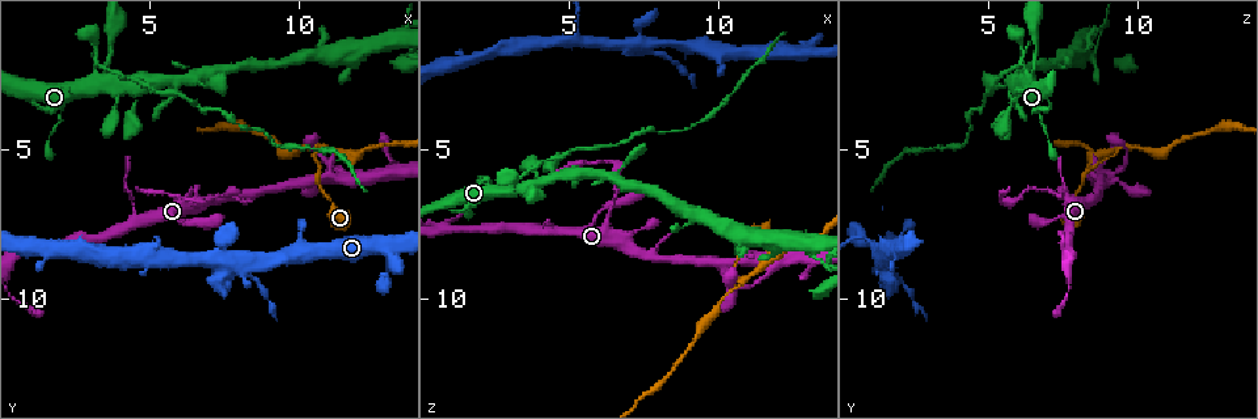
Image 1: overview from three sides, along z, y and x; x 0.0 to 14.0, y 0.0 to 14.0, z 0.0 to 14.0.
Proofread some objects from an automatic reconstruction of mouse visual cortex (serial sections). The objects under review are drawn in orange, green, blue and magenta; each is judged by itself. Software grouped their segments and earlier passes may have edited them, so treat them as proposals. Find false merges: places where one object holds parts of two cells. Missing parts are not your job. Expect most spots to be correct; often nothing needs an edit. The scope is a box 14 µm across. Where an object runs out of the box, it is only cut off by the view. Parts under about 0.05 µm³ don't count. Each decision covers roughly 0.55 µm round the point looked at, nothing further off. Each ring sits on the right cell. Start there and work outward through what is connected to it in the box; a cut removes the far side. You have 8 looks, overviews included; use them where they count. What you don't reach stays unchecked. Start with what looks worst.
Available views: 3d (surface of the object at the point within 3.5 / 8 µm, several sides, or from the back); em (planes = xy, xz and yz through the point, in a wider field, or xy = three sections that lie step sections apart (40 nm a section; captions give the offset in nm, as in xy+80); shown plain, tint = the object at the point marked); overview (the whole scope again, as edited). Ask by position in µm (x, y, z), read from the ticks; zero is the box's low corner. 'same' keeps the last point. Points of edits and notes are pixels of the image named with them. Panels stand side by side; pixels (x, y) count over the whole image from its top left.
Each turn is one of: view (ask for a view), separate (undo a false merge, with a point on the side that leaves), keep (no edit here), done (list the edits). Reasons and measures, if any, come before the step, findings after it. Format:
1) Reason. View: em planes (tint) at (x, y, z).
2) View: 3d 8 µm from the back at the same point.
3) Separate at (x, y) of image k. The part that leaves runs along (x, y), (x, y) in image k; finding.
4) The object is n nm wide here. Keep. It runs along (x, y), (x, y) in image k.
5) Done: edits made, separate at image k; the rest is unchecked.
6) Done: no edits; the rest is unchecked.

Abrupt turn. View: 3d 3.5 µm at (10.5, 5.1, 9.2).

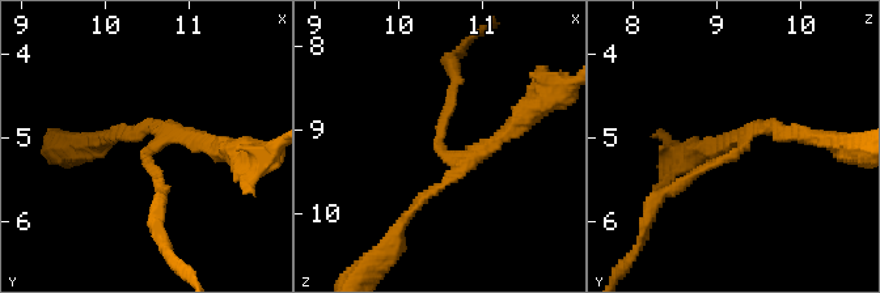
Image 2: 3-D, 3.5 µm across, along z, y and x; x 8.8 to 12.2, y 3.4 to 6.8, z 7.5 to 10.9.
3 arms meet here; the arms are 150, 150, 200 nm wide; shape alone is not enough. View: em xy step 2 (tint) at (10.60, 5.10, 9.30).

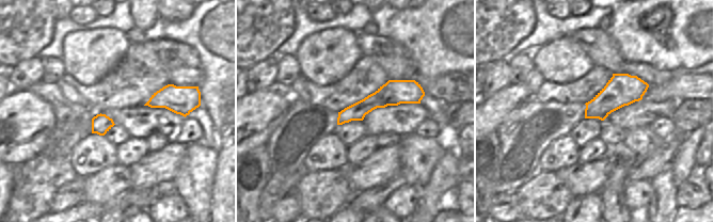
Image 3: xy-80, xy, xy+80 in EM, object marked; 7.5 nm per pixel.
Keep. One cell here.

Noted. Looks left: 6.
Sharp bend. View: 3d 3.5 µm at (3.3, 2.2, 6.1).

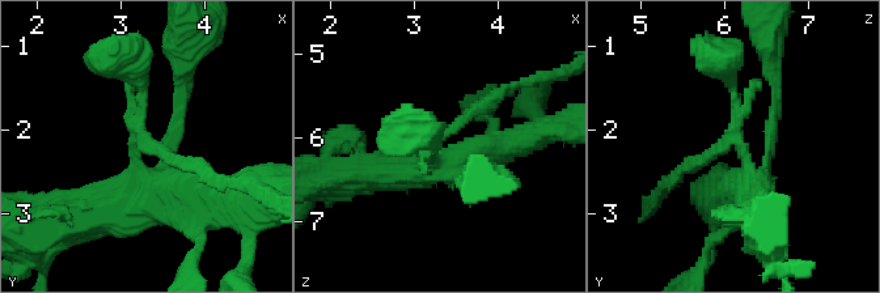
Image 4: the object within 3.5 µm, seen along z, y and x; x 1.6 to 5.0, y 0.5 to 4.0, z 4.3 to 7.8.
View: em planes (tint) at (3.35, 2.20, 5.95).

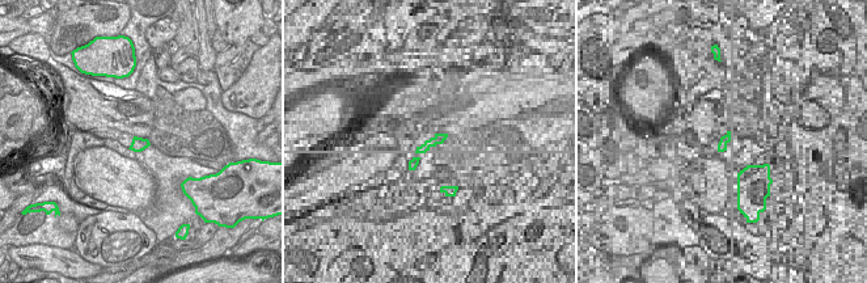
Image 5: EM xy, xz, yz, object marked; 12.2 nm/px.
View: em xy step 5 (tint) at the same point.

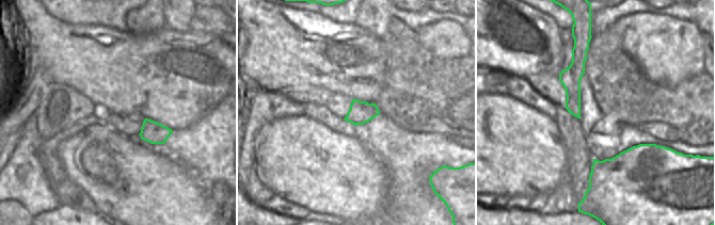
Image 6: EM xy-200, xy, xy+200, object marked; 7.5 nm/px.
Separate at (197, 161) of image 4. The part that leaves runs along (713, 153), (682, 169), (659, 192) in image 4; a second cell is stuck on.

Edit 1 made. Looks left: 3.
Redraw. View: overview.

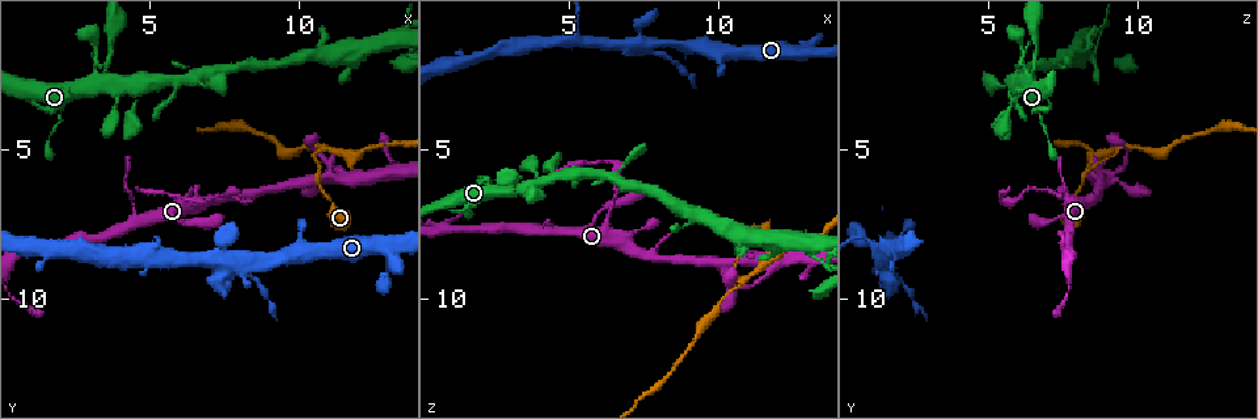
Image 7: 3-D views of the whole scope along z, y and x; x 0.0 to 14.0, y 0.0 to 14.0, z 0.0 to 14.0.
View: 3d 3.5 µm at (6.6, 6.4, 6.2).

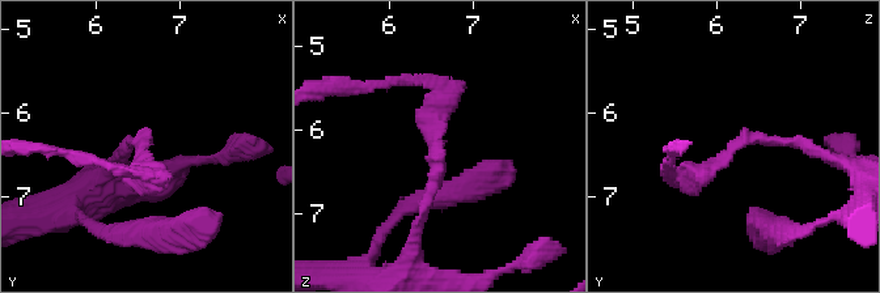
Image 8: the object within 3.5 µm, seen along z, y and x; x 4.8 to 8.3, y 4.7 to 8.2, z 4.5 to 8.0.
The arms are 150, 300 nm wide; shape alone is not enough. View: em xy step 3 (tint) at (6.55, 6.35, 6.20).

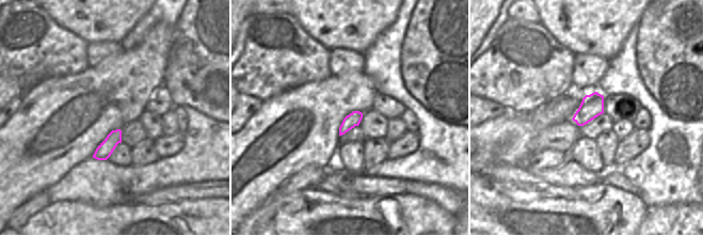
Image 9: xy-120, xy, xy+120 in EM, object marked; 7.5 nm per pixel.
The object is 100 nm wide here. Keep. It runs along (812, 151), (741, 139), (705, 175), (671, 170) in image 8; continuous, no second cell.

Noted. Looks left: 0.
Done: edits made, separate at image 4; the rest is unchecked.

